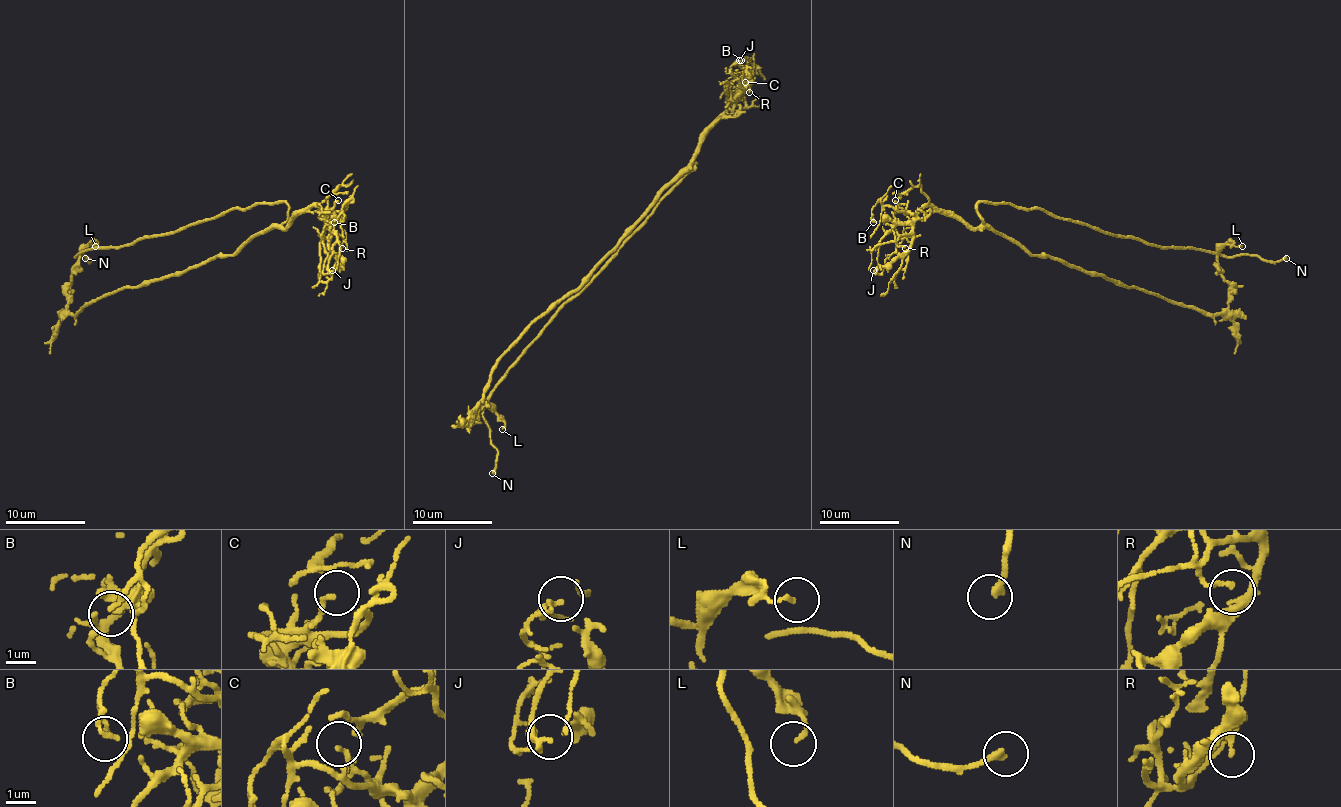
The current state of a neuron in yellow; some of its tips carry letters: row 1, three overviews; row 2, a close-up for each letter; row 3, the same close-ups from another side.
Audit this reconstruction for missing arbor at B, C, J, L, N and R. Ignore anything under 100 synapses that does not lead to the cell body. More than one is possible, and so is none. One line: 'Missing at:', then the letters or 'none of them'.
Missing at: N

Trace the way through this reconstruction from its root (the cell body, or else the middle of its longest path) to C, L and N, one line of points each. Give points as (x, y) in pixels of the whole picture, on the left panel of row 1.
C: (222, 214), (232, 208), (284, 202), (288, 206), (284, 228), (310, 206), (328, 212), (338, 200)
L: (222, 214), (193, 222), (173, 232), (145, 236), (131, 244), (99, 246), (81, 252), (89, 244), (95, 246)
N: (222, 214), (173, 232), (145, 236), (131, 244), (89, 248), (77, 256), (83, 254), (91, 260), (85, 258)

